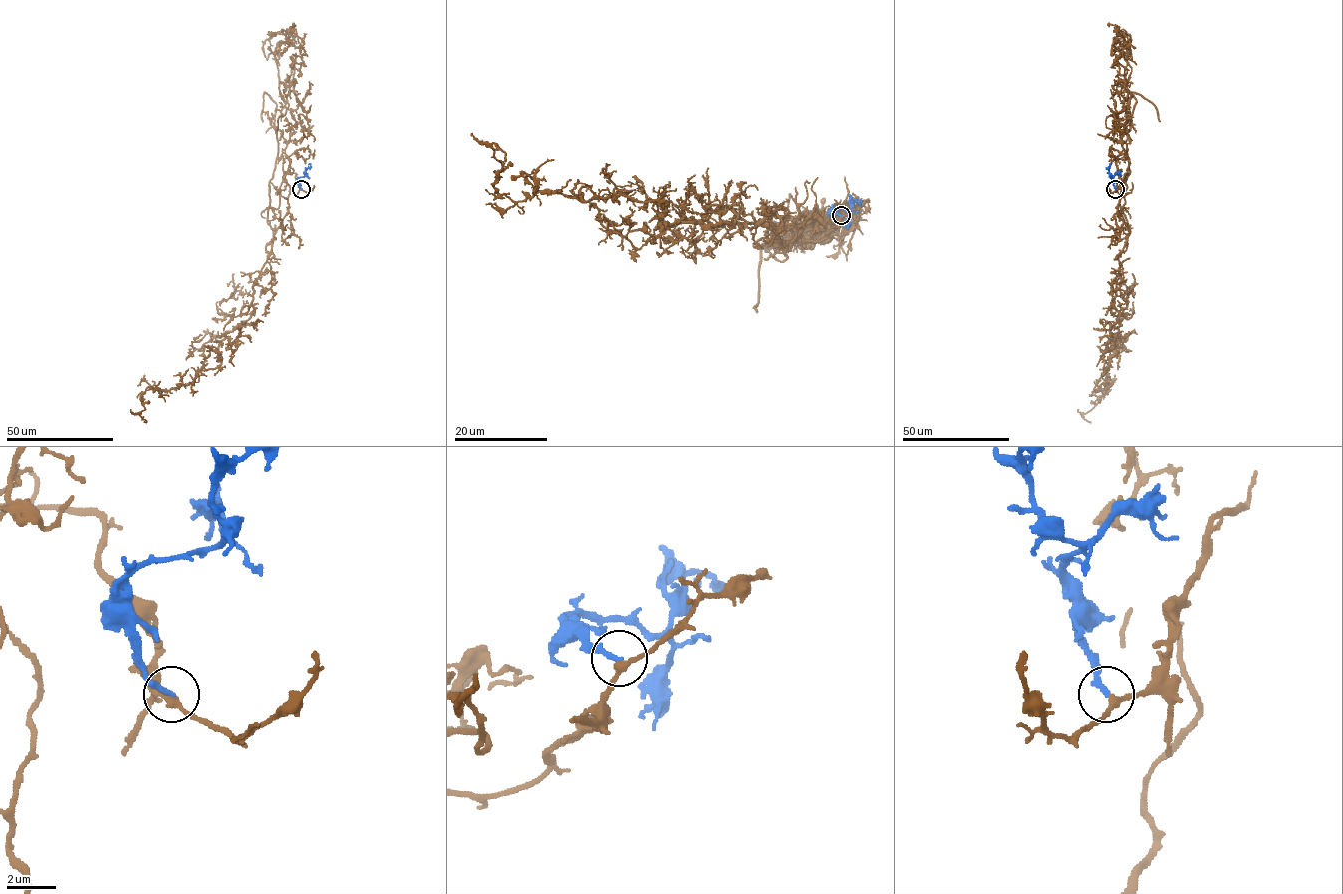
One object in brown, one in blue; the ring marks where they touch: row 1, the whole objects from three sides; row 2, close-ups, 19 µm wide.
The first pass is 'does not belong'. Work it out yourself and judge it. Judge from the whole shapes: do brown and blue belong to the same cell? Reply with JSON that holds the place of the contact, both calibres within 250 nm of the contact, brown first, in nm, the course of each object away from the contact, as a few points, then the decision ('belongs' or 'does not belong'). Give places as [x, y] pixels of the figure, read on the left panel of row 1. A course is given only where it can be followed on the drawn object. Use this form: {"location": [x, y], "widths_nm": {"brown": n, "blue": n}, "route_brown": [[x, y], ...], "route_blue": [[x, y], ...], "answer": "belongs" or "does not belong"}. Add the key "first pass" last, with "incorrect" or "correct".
{"location": [301, 189], "widths_nm": {"brown": 240, "blue": 190}, "route_brown": [[301, 189], [283, 175], [288, 213], [221, 363], [179, 387], [148, 387], [143, 422]], "route_blue": [[301, 189], [297, 179], [306, 175], [308, 165]], "answer": "belongs", "first pass": "incorrect"}

